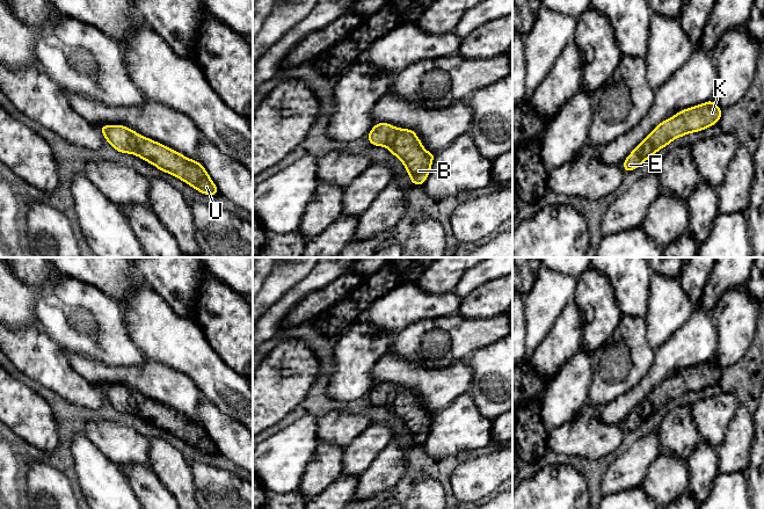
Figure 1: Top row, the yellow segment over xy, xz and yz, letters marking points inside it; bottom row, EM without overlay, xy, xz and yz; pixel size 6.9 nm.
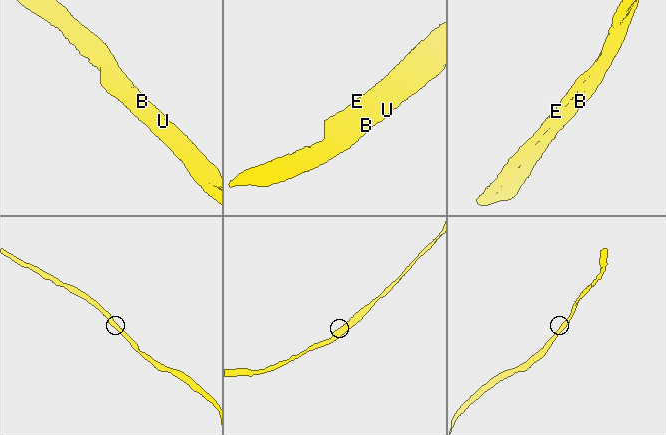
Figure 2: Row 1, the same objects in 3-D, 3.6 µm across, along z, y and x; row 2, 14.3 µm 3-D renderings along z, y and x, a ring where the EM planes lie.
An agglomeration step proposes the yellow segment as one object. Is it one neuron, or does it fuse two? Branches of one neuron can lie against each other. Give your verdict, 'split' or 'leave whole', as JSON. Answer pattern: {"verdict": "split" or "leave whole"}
{"verdict": "leave whole"}

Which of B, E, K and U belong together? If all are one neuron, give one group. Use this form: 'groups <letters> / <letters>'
groups B E K U

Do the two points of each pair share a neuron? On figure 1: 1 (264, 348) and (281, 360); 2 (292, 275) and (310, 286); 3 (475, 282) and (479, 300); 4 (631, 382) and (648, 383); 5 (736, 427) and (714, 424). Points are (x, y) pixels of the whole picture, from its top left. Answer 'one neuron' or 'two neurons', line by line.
1: two neurons
2: two neurons
3: two neurons
4: two neurons
5: two neurons

